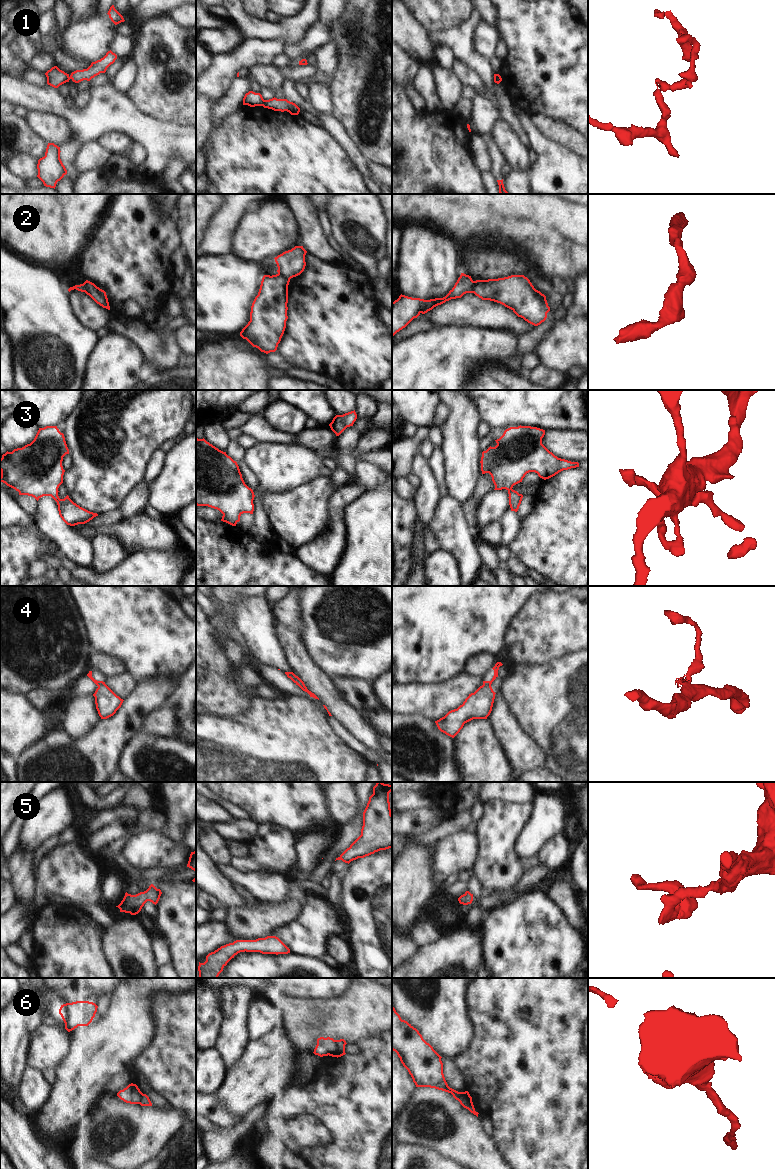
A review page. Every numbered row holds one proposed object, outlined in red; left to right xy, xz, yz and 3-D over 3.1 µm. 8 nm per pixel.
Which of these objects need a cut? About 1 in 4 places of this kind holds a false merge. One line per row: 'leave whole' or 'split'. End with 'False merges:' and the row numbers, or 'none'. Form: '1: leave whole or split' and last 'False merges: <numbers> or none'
1: split
2: split
3: leave whole
4: split
5: leave whole
6: split
False merges: 1, 2, 4, 6

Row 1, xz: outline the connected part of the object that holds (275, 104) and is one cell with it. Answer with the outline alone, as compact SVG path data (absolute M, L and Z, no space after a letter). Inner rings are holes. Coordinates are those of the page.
M275 97L269 100L264 100L263 107L274 111L287 111L291 115L298 115L300 112L300 108L295 103L290 102L287 99L277 99Z

